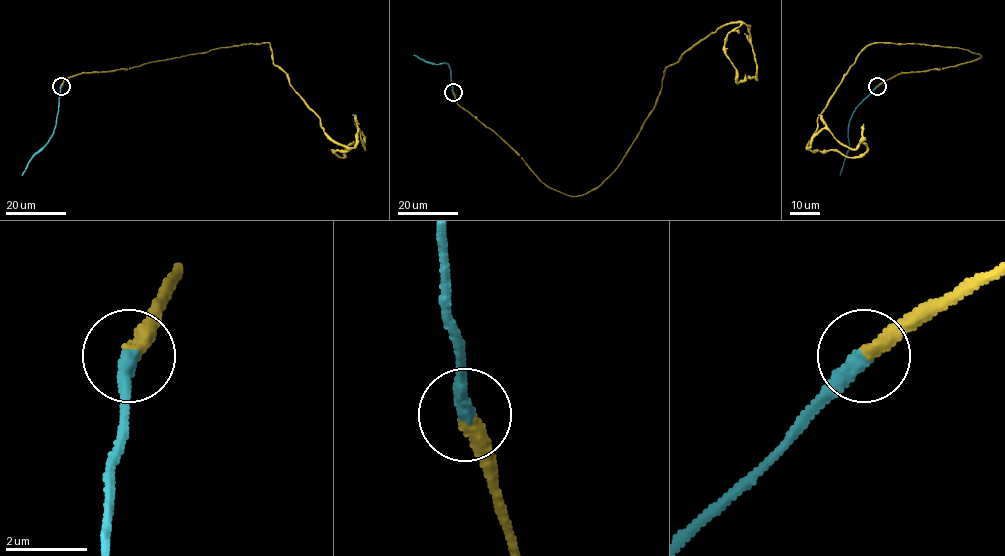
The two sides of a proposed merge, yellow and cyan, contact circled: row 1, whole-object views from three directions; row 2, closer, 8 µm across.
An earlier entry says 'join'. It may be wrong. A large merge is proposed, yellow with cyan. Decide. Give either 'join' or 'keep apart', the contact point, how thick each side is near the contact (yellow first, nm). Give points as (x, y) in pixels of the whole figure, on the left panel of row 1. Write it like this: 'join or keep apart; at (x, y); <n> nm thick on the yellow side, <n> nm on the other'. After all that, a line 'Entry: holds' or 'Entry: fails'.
join; at (61, 86); 360 nm thick on the yellow side, 380 nm on the other
Entry: holds

